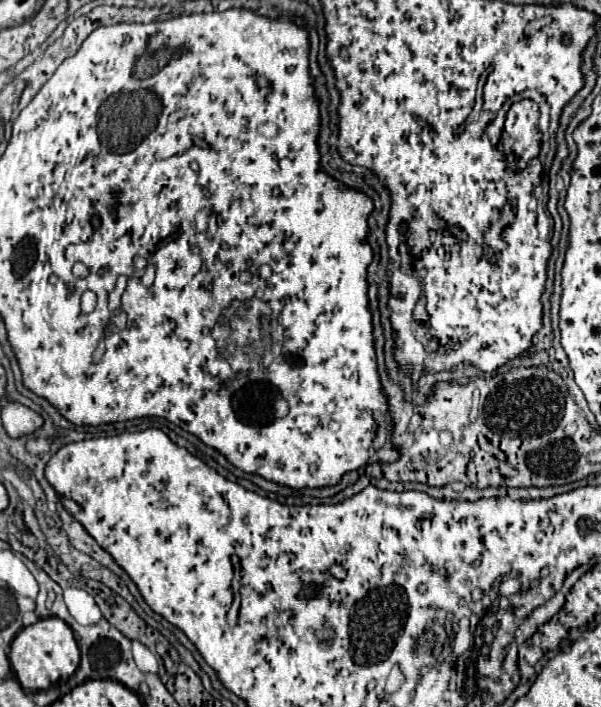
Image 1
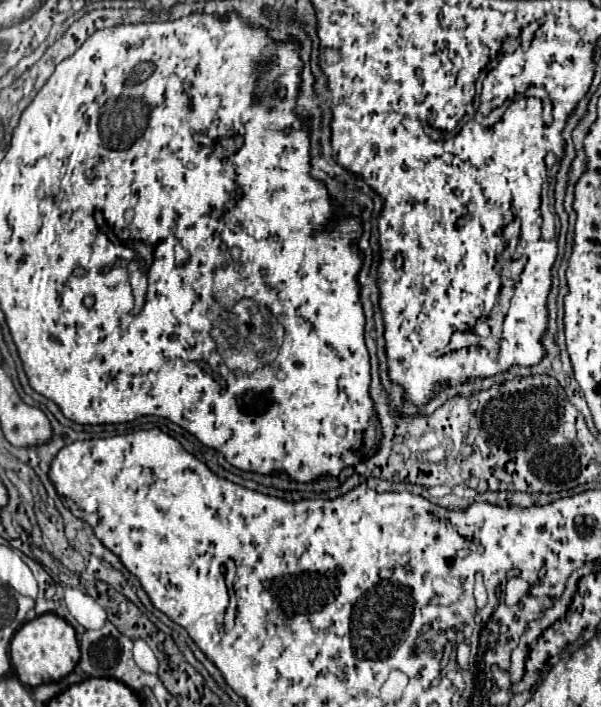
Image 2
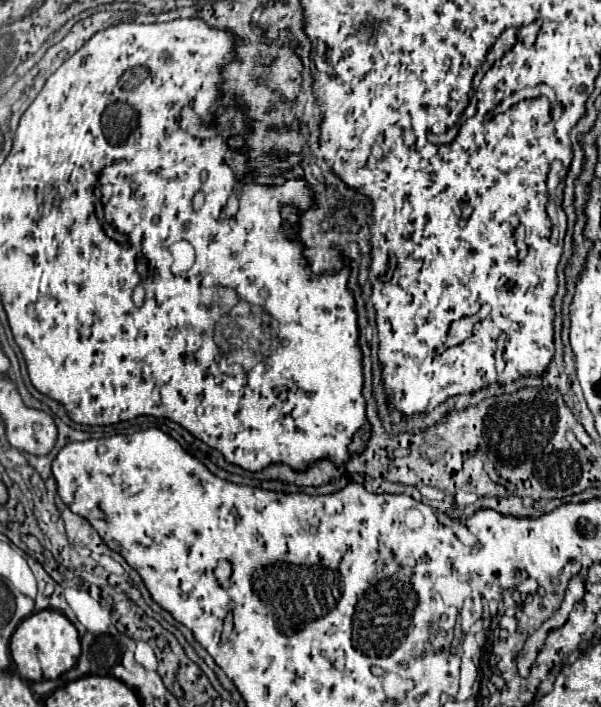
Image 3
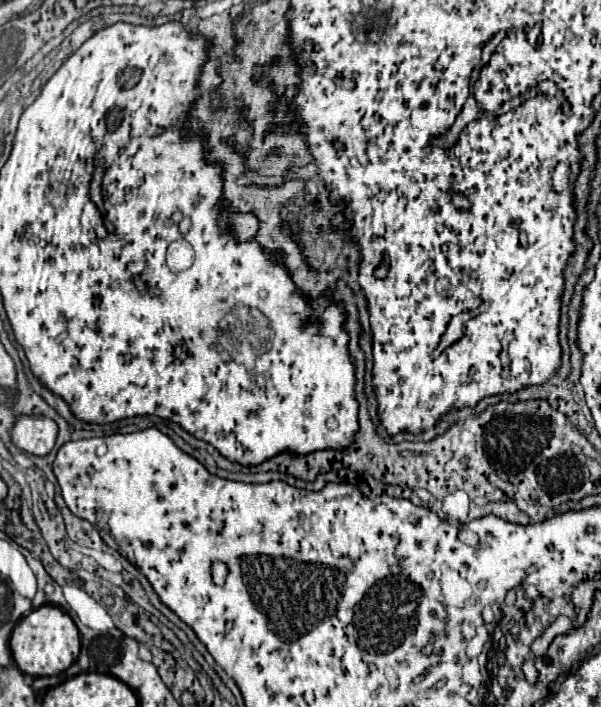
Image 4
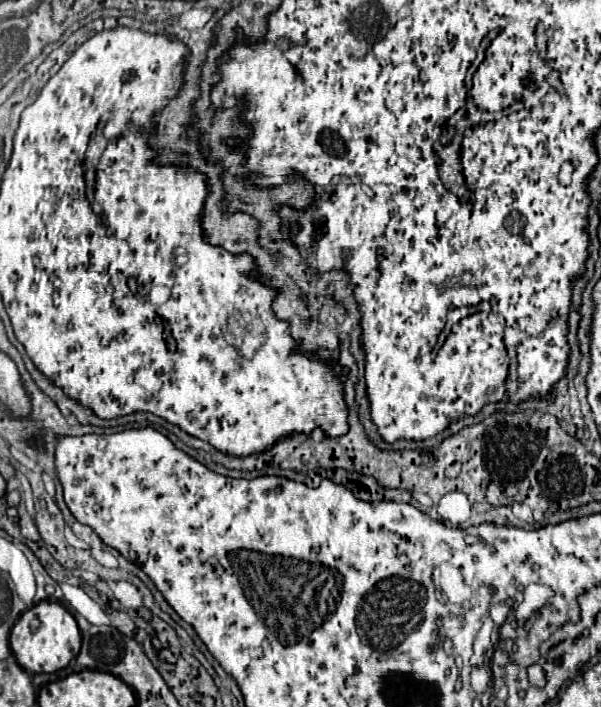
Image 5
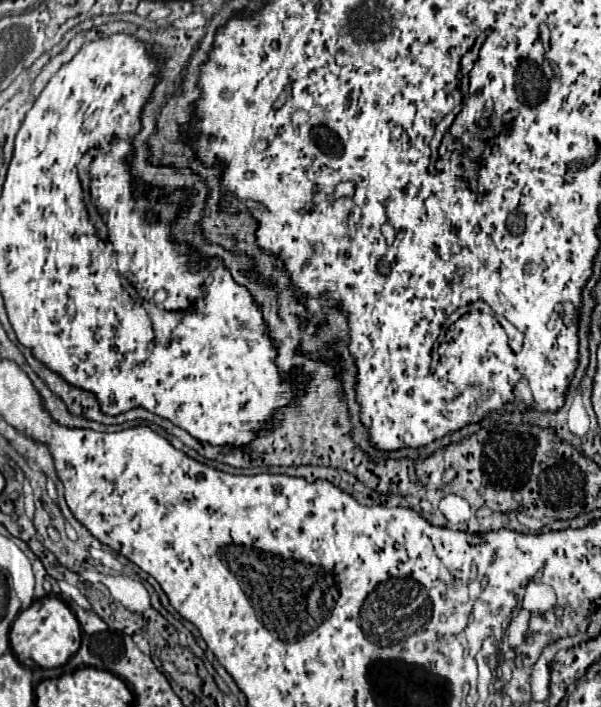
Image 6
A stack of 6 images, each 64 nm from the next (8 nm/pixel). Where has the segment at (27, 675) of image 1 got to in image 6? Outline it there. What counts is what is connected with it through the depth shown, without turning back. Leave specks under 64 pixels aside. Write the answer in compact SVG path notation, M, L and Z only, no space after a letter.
M46 594L22 610L10 630L10 648L30 668L62 666L80 648L80 624L70 606L60 596Z

